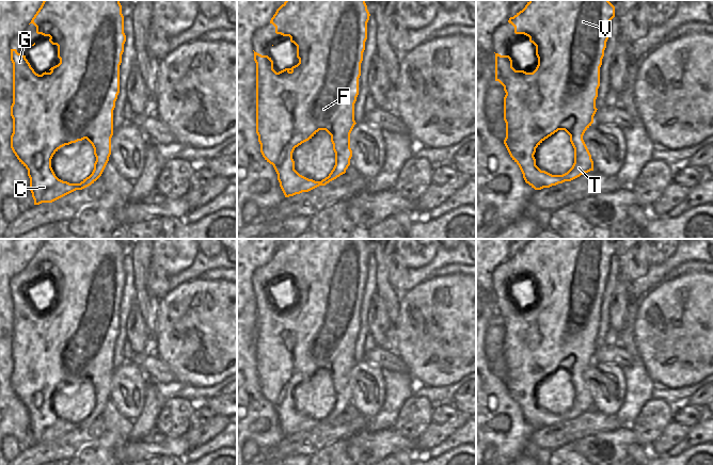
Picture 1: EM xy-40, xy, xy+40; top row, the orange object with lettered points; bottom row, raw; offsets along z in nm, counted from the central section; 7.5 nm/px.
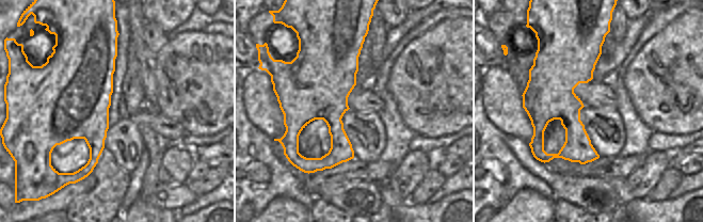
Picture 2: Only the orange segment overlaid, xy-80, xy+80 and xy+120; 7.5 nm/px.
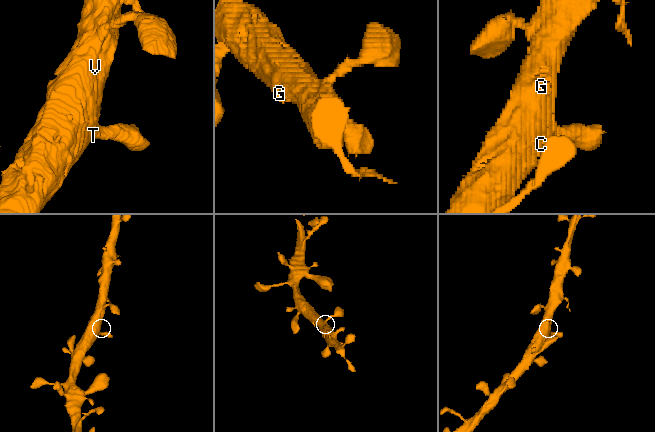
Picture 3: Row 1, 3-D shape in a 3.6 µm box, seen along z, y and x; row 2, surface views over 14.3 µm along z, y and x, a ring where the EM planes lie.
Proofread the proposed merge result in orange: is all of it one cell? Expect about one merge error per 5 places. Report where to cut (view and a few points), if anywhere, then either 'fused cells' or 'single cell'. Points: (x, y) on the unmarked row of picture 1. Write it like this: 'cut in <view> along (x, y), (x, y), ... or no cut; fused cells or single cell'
no cut; single cell

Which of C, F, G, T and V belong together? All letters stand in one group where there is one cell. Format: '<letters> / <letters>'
C F G T V

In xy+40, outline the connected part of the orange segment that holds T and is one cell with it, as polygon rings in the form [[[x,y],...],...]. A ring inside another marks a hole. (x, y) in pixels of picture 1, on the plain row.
[[[529,239],[525,246],[517,252],[513,256],[510,256],[508,261],[514,266],[516,273],[524,273],[529,276],[529,280],[536,285],[536,294],[538,296],[538,304],[533,311],[526,311],[524,309],[516,309],[512,306],[512,299],[509,294],[501,294],[495,292],[495,320],[498,320],[506,332],[504,336],[504,359],[506,362],[506,376],[504,383],[512,397],[512,399],[519,404],[523,417],[535,429],[541,429],[543,427],[550,427],[565,420],[571,420],[584,412],[593,410],[593,400],[591,394],[583,379],[585,370],[593,362],[593,355],[597,351],[596,338],[598,336],[598,327],[600,325],[600,306],[602,304],[602,298],[604,295],[604,289],[606,287],[606,280],[608,278],[608,272],[611,270],[611,259],[615,256],[615,245],[608,239]],[[558,369],[565,369],[570,374],[570,381],[574,387],[574,402],[572,406],[563,414],[552,414],[545,410],[541,410],[536,404],[536,398],[534,396],[536,387],[549,375],[557,371]]]

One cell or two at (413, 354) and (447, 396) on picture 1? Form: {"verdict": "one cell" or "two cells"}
{"verdict": "two cells"}

